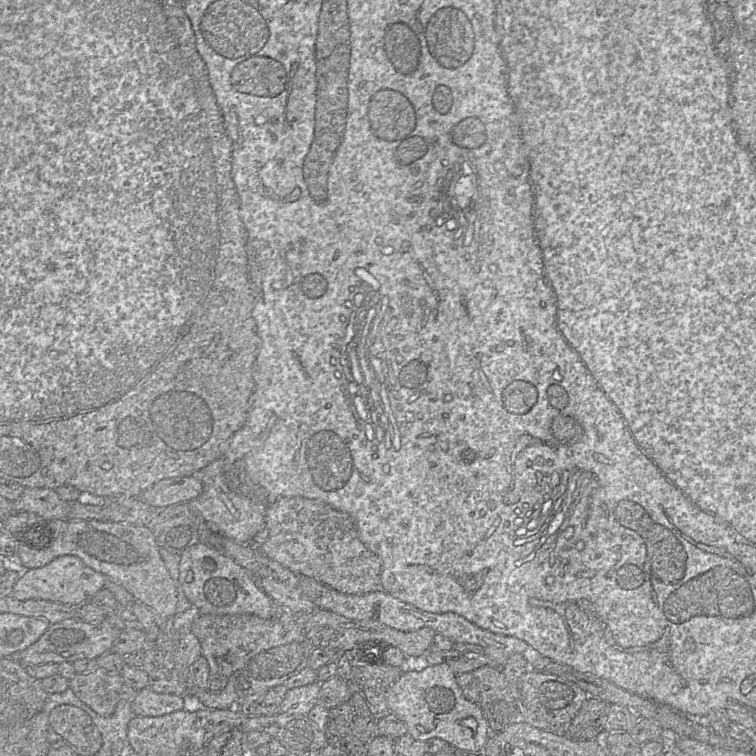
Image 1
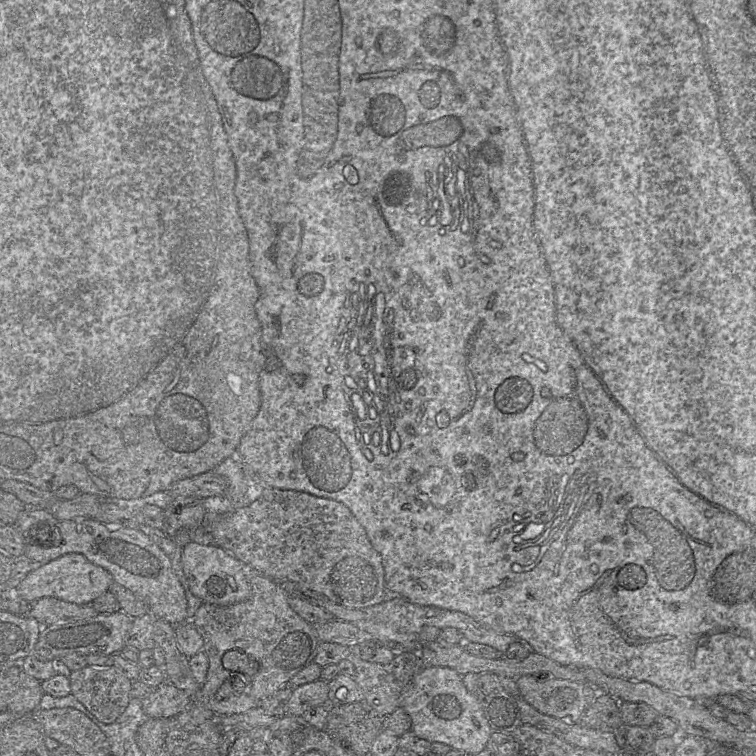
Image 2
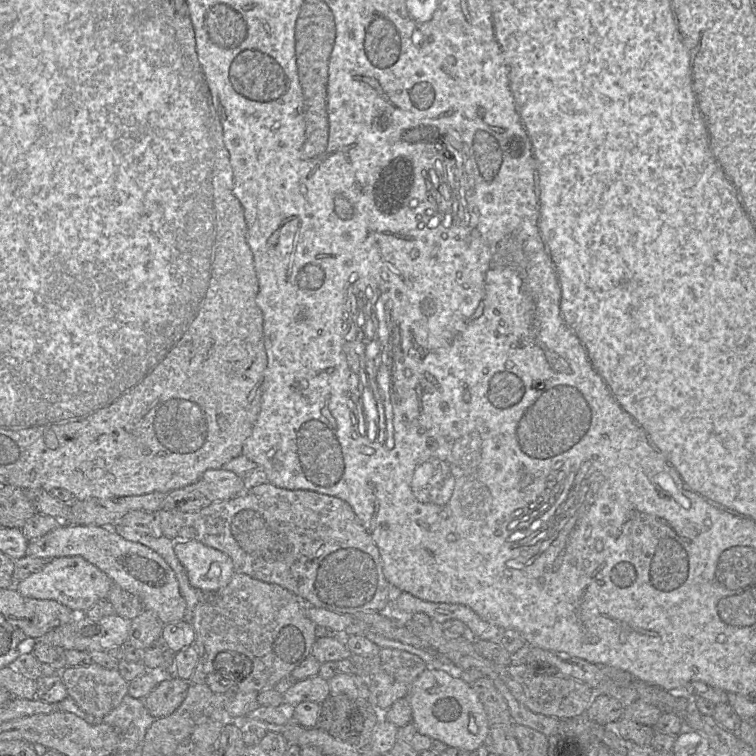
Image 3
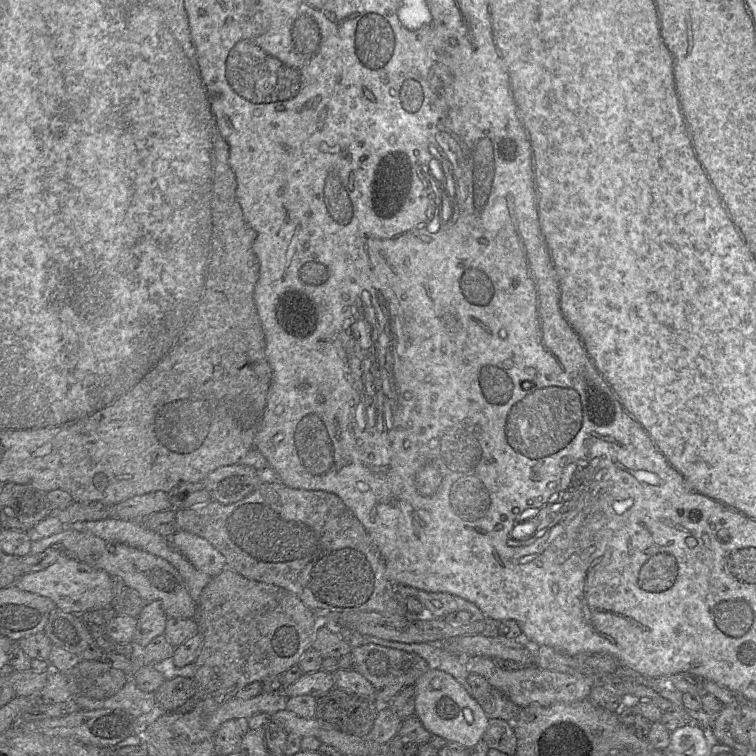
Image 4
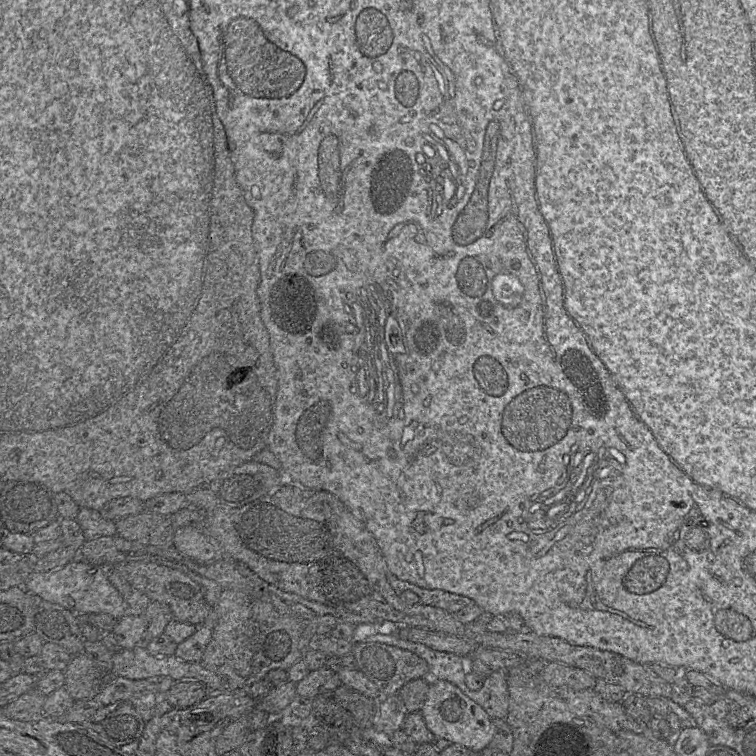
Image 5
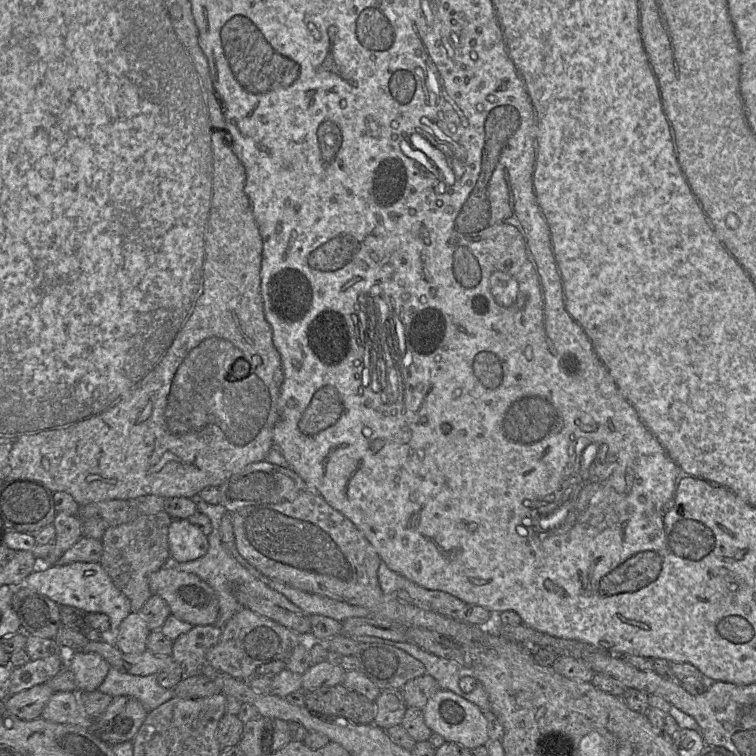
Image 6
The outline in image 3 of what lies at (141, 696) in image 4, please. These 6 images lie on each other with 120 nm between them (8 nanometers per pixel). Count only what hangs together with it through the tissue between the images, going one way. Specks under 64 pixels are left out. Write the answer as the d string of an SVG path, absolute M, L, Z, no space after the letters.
M129 694L118 707L103 718L86 713L70 696L58 702L57 706L58 710L74 713L90 724L106 723L112 726L118 736L117 754L141 747L148 728L155 720L147 711L143 699L134 698Z

